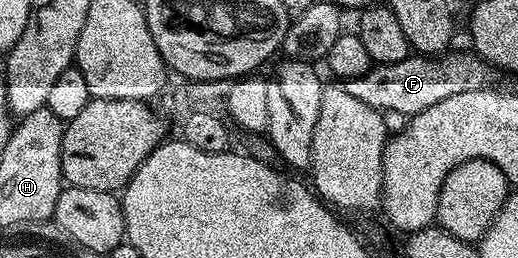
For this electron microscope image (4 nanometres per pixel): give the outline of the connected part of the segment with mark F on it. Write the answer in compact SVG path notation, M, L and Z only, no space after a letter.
M473 50L454 51L427 57L421 53L412 53L404 61L380 63L371 66L368 73L355 79L345 80L344 86L352 97L364 101L364 105L374 108L379 113L395 111L401 117L409 117L428 109L428 105L436 105L444 101L444 97L452 97L456 93L481 91L486 79L488 63Z

